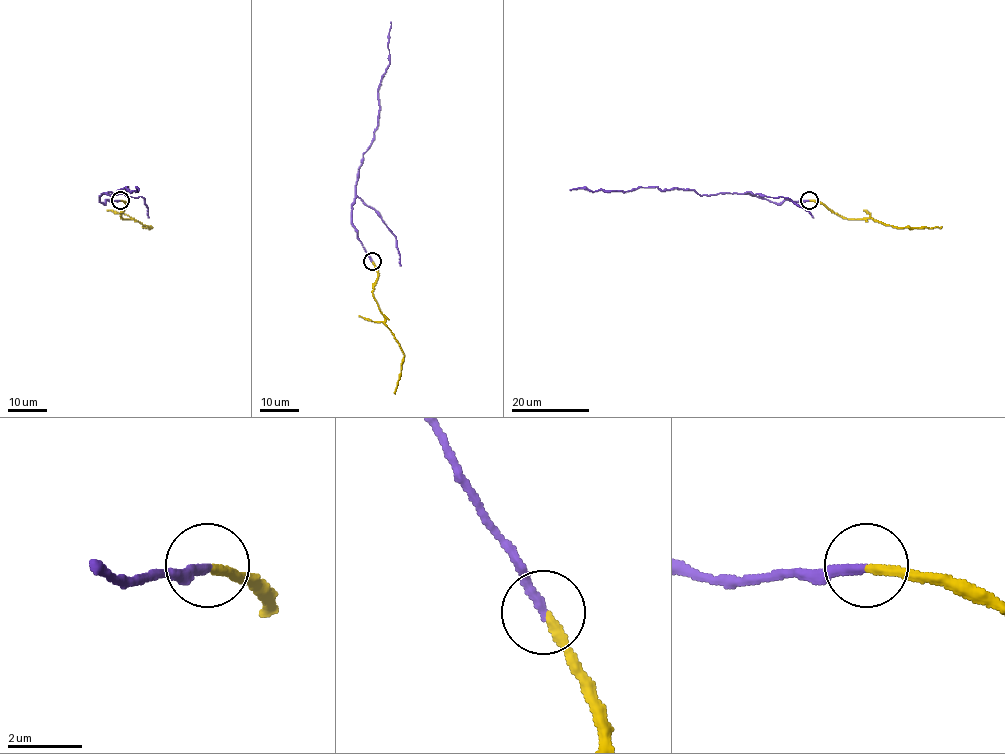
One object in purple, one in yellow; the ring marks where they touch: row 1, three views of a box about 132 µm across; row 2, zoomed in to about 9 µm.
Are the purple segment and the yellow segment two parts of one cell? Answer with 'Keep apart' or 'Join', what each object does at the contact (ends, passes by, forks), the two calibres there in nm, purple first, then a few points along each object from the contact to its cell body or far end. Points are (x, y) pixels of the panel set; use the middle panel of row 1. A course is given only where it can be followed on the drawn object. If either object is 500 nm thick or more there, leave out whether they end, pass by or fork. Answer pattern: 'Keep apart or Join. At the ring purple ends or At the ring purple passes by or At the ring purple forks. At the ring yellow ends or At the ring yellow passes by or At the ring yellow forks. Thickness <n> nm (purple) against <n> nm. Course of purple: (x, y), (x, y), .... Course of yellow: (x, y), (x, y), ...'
Keep apart. At the ring purple ends. At the ring yellow ends. Thickness 240 nm (purple) against 240 nm. Course of purple: (371, 261), (353, 224), (352, 204), (363, 154), (376, 127), (378, 87), (389, 64), (390, 22). Course of yellow: (372, 261), (377, 274), (372, 294), (385, 318), (385, 325), (404, 355), (395, 394)

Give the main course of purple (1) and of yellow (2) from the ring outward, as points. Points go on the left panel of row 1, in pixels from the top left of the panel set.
1: (119, 200), (106, 200), (104, 203), (100, 196), (126, 190), (127, 186), (129, 191), (138, 190)
2: (120, 200), (125, 203), (120, 216), (152, 227), (143, 226)

